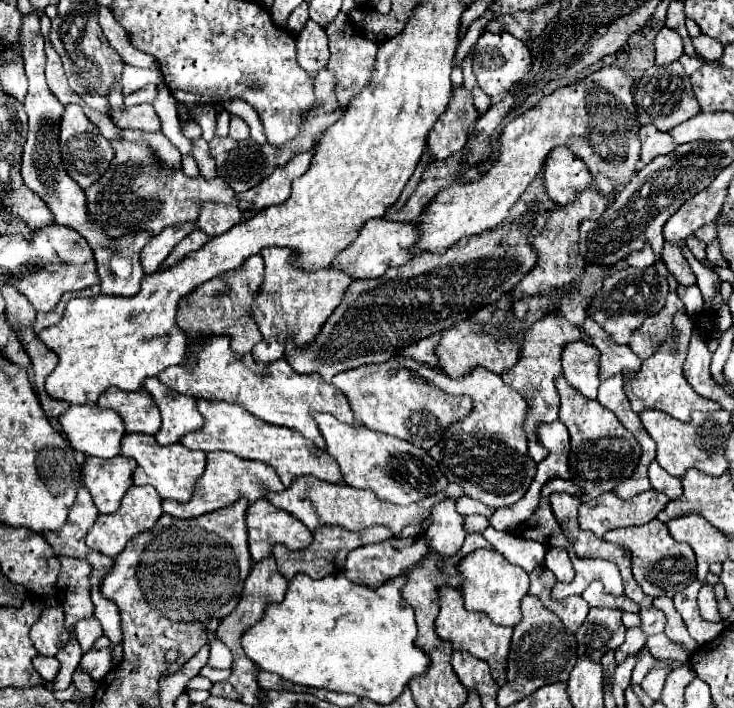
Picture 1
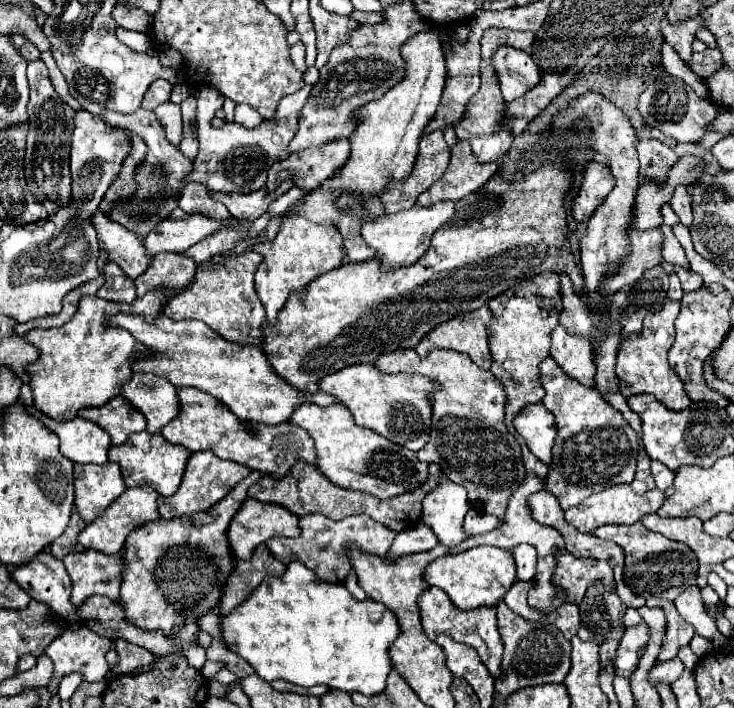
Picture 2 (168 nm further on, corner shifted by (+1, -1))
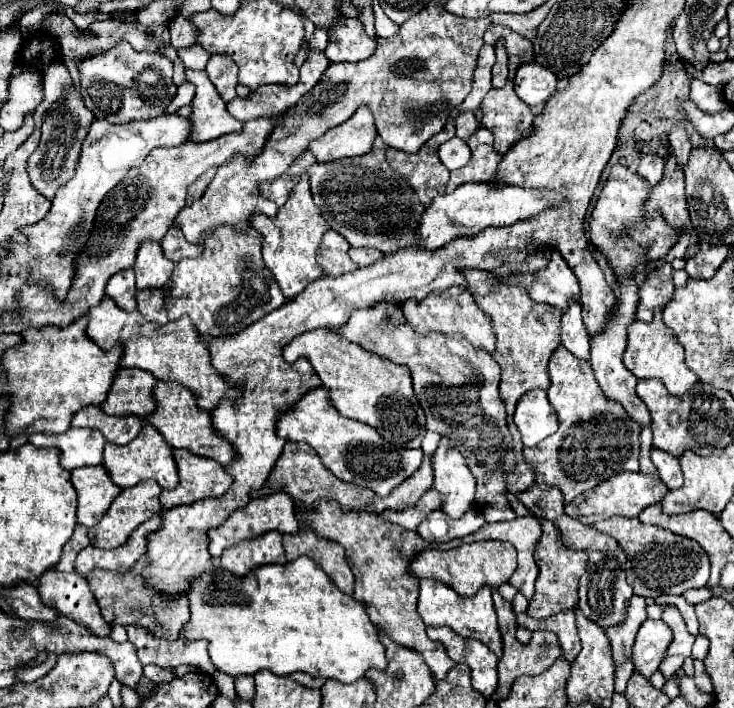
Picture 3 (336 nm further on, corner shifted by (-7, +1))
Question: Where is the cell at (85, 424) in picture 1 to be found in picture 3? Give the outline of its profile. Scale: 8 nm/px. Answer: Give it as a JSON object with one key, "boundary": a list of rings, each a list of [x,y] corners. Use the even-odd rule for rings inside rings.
{"boundary":[[[70,428],[64,434],[30,434],[28,440],[40,448],[60,448],[60,464],[66,470],[102,464],[102,452],[106,444],[106,438],[98,434],[98,430],[88,428]]]}

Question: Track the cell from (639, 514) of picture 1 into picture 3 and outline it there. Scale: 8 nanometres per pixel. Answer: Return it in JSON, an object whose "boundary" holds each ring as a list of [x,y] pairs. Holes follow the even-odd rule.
{"boundary":[[[624,472],[624,474],[616,474],[616,476],[600,482],[600,486],[592,488],[588,494],[582,494],[574,502],[566,504],[566,514],[584,524],[592,524],[592,526],[600,518],[610,518],[610,516],[638,518],[640,510],[644,510],[652,502],[662,502],[664,494],[668,494],[668,488],[664,486],[664,482],[660,482],[658,476],[646,476],[640,472]]]}

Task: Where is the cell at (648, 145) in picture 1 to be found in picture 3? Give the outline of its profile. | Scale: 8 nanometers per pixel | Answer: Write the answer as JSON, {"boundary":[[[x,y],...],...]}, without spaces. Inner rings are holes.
{"boundary":[[[644,154],[638,174],[650,182],[650,186],[660,184],[660,178],[664,176],[664,160],[660,154]]]}

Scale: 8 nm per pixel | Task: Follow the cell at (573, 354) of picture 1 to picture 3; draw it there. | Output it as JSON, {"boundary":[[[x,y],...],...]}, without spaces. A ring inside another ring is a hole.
{"boundary":[[[572,302],[568,312],[562,314],[562,346],[566,346],[576,358],[588,360],[590,358],[590,334],[580,316],[580,304]]]}

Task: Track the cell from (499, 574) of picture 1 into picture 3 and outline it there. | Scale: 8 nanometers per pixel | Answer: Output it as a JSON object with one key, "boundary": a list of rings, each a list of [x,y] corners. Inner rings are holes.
{"boundary":[[[472,542],[452,550],[424,550],[414,558],[410,570],[418,578],[434,578],[446,582],[460,596],[470,598],[484,586],[500,588],[510,580],[512,572],[516,570],[516,548],[510,542]]]}

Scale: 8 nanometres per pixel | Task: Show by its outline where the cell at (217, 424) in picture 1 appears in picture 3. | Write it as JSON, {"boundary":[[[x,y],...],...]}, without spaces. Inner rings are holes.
{"boundary":[[[158,382],[154,390],[154,398],[156,398],[158,410],[154,412],[154,416],[146,418],[146,422],[156,426],[172,448],[186,448],[194,454],[212,458],[224,466],[232,462],[232,458],[236,458],[232,444],[226,438],[220,438],[216,430],[212,430],[212,414],[196,406],[196,394],[192,394],[192,390],[188,390],[186,386],[180,386],[178,382]]]}

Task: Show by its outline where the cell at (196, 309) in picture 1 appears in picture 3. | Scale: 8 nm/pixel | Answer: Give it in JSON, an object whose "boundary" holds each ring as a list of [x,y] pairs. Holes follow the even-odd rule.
{"boundary":[[[222,226],[204,240],[204,256],[186,258],[174,264],[172,292],[166,298],[166,310],[170,320],[186,314],[200,334],[218,338],[246,330],[284,302],[282,290],[262,262],[260,234],[254,228],[246,234],[236,234],[232,228]]]}

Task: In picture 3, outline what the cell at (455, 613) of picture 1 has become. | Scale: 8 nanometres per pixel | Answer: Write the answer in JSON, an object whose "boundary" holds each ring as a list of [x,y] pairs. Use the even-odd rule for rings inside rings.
{"boundary":[[[420,580],[420,598],[418,598],[418,614],[426,626],[450,626],[464,638],[476,638],[486,644],[498,658],[502,654],[498,618],[494,610],[494,602],[490,596],[490,588],[484,586],[476,596],[462,598],[450,586],[440,580]]]}

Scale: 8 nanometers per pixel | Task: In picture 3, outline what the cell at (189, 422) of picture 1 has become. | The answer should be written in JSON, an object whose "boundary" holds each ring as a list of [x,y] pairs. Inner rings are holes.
{"boundary":[[[120,368],[102,410],[114,416],[138,414],[148,418],[148,414],[156,412],[156,402],[152,398],[156,382],[158,380],[152,378],[152,374],[144,374],[144,370]]]}

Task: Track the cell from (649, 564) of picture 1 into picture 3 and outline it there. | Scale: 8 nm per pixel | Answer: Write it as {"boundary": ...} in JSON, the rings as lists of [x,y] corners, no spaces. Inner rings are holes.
{"boundary":[[[612,516],[596,522],[596,530],[612,536],[626,552],[626,578],[634,588],[634,594],[644,598],[656,598],[660,594],[684,594],[690,588],[702,588],[710,576],[710,562],[698,542],[668,532],[660,526],[642,524],[638,518]]]}

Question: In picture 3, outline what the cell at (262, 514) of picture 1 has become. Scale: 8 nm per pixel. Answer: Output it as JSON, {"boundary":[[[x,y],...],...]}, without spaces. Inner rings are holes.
{"boundary":[[[284,492],[250,500],[248,506],[236,510],[222,526],[210,530],[210,554],[214,558],[218,558],[224,550],[228,550],[228,546],[236,546],[236,542],[254,540],[254,538],[258,538],[258,536],[262,536],[270,530],[276,530],[276,532],[282,532],[282,534],[296,534],[296,530],[298,530],[294,500]]]}

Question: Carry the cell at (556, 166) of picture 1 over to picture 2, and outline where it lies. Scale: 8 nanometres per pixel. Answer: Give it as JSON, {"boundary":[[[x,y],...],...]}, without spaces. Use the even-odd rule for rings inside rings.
{"boundary":[[[592,162],[584,172],[582,188],[572,204],[572,216],[576,222],[588,222],[594,210],[604,202],[604,198],[612,192],[616,178],[608,166]]]}

